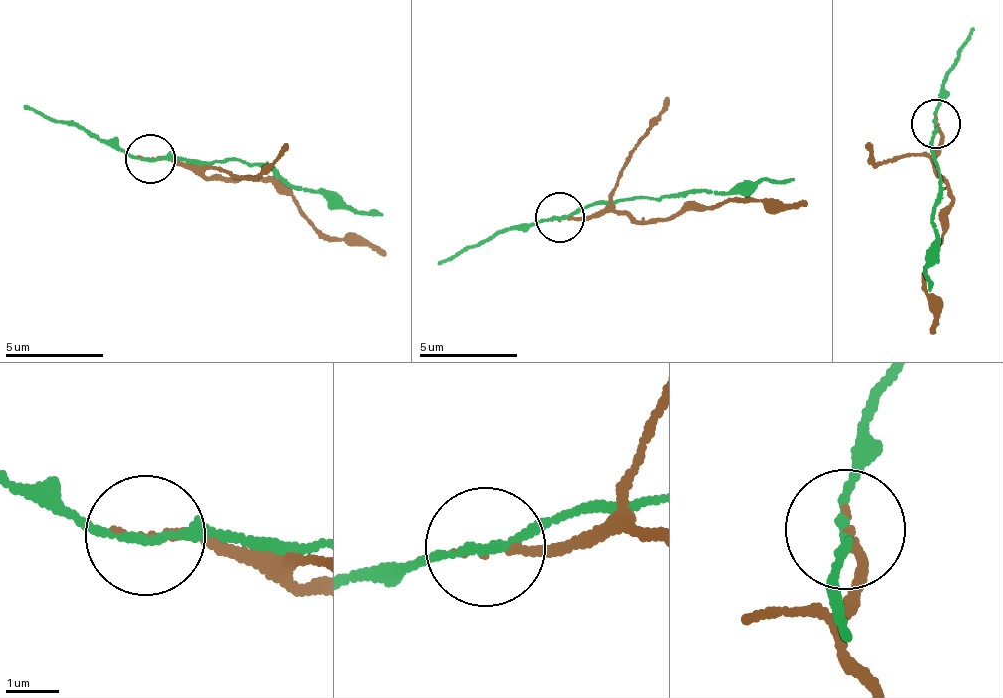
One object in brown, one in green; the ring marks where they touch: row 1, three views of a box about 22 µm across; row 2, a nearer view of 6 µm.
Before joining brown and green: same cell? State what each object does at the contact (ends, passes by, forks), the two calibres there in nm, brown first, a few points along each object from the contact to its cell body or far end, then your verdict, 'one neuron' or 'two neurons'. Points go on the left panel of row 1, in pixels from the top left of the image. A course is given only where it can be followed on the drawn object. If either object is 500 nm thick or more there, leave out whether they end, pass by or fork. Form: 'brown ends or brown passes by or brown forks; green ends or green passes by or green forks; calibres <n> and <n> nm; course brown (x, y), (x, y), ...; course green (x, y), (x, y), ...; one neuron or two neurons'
brown ends; green passes by; calibres 150 and 140 nm; course brown (151, 156), (180, 158), (206, 177), (258, 174), (320, 233), (368, 239), (384, 255); course green (151, 156), (192, 164), (266, 163), (297, 187), (332, 190), (349, 209), (384, 216); two neurons

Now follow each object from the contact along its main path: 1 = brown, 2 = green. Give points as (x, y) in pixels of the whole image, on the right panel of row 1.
1: (937, 123), (943, 142), (938, 172), (954, 201), (921, 275), (936, 311), (929, 332)
2: (937, 123), (930, 148), (940, 188), (936, 225), (938, 246), (927, 267), (929, 293)

